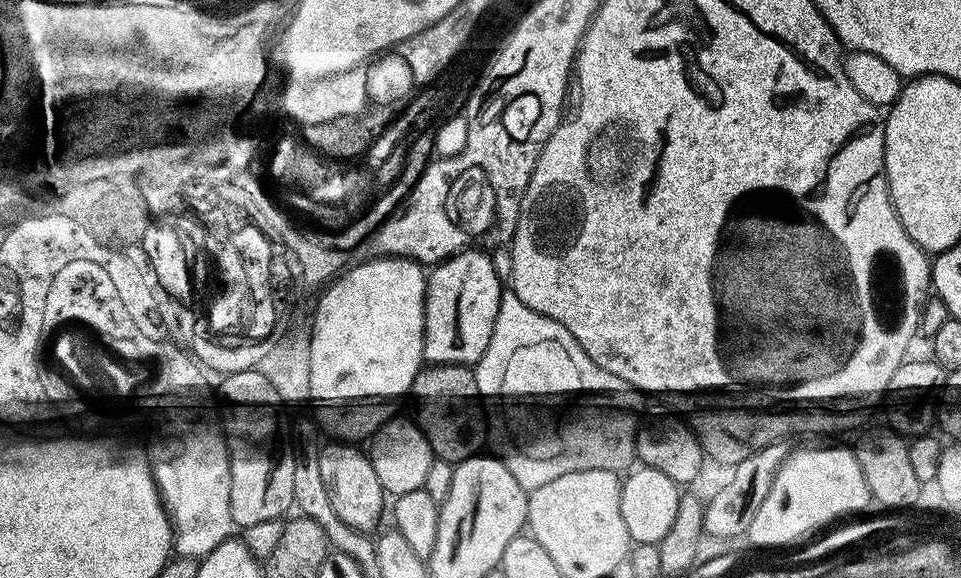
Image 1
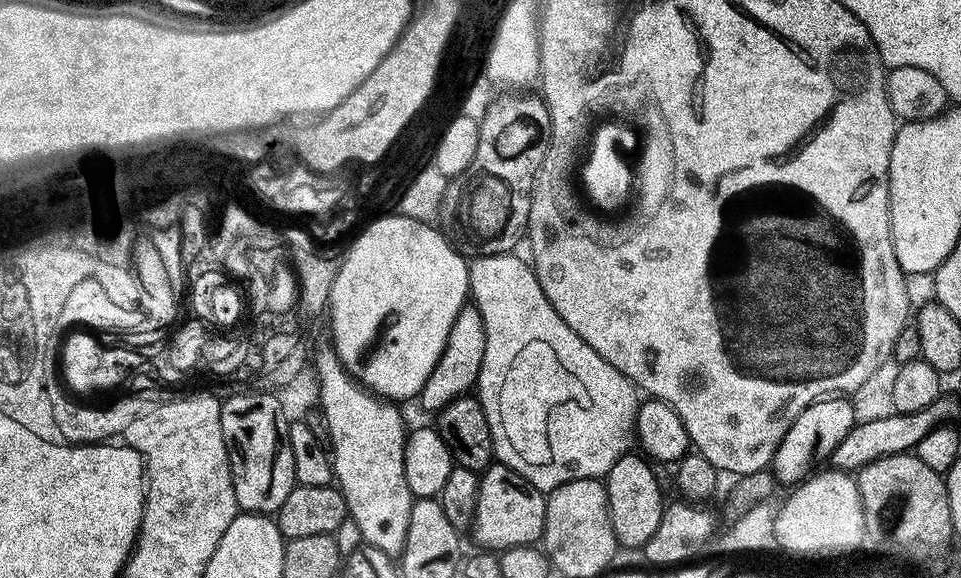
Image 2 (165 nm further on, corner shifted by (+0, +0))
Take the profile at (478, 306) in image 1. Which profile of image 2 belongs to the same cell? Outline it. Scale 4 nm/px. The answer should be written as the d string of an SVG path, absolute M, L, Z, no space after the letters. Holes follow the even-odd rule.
M468 302L458 314L458 318L454 318L454 326L450 326L450 338L446 338L446 346L430 378L426 378L426 386L422 386L418 403L429 414L435 414L458 397L469 395L476 388L476 379L480 377L482 354L486 354L486 330L482 314L477 310L475 303Z

